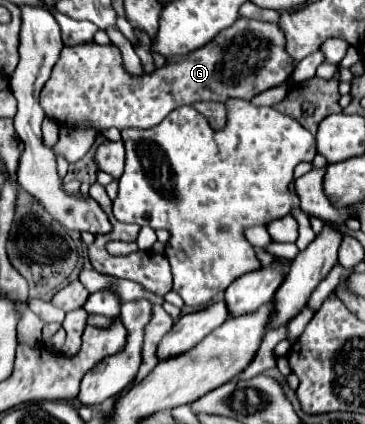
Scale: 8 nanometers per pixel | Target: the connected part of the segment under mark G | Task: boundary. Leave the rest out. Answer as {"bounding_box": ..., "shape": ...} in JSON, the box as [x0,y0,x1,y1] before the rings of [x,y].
{"bounding_box":[41,17,295,131],"shape":[[[239,17],[221,33],[229,33],[229,39],[221,45],[213,39],[197,51],[169,57],[167,65],[157,67],[153,73],[143,73],[141,77],[131,77],[125,71],[121,51],[113,43],[97,45],[89,41],[63,47],[49,81],[41,89],[41,107],[47,117],[57,119],[65,127],[95,127],[97,131],[109,127],[149,129],[159,125],[181,105],[251,99],[257,93],[279,87],[291,77],[295,65],[285,51],[285,35],[279,25]]]}

